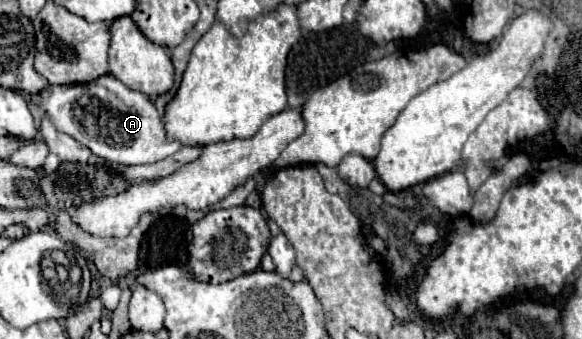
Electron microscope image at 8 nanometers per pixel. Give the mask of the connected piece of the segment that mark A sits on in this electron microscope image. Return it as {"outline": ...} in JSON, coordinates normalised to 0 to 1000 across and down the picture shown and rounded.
{"outline":[[[175,221],[155,245],[141,251],[86,251],[62,274],[62,298],[72,316],[76,339],[93,363],[93,375],[107,392],[117,392],[151,440],[158,440],[162,457],[196,481],[196,487],[247,487],[247,481],[268,481],[285,469],[292,451],[302,451],[313,428],[306,416],[285,416],[282,357],[261,298],[241,274],[220,263],[210,239],[203,239],[192,221]]]}

